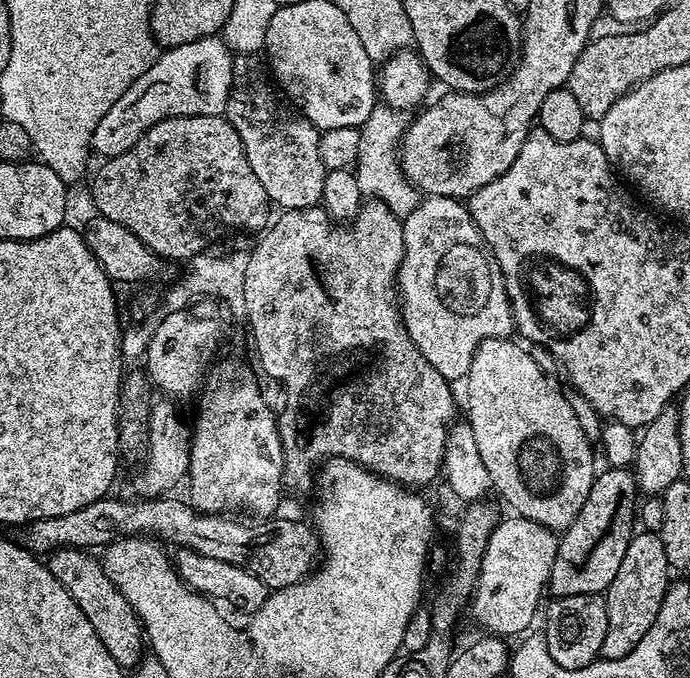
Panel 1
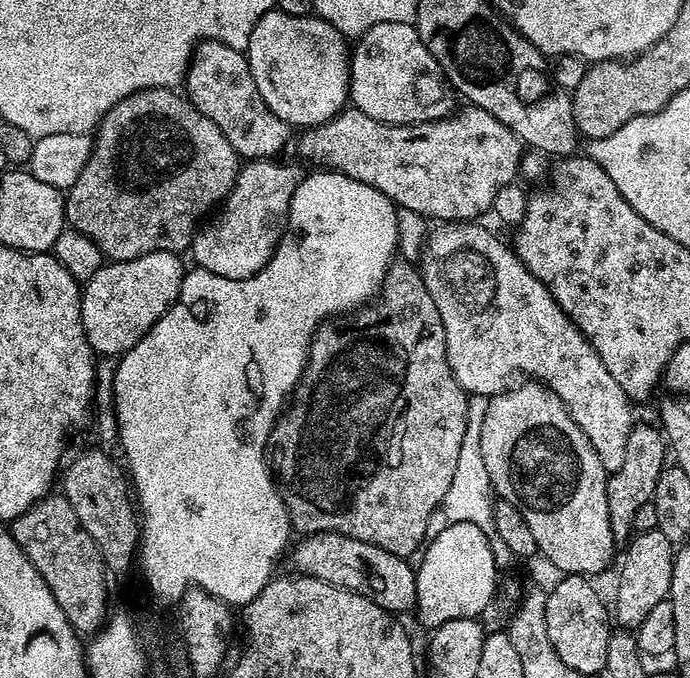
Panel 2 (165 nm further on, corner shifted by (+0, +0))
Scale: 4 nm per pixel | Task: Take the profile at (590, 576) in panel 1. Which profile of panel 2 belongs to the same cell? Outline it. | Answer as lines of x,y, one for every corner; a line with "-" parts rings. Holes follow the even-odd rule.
640,423
633,427
630,438
626,438
626,462
622,462
622,470
608,477
613,537
627,537
633,531
634,514
638,514
638,509
651,501
654,486
666,467
664,452
666,456
666,437
659,427
651,428

